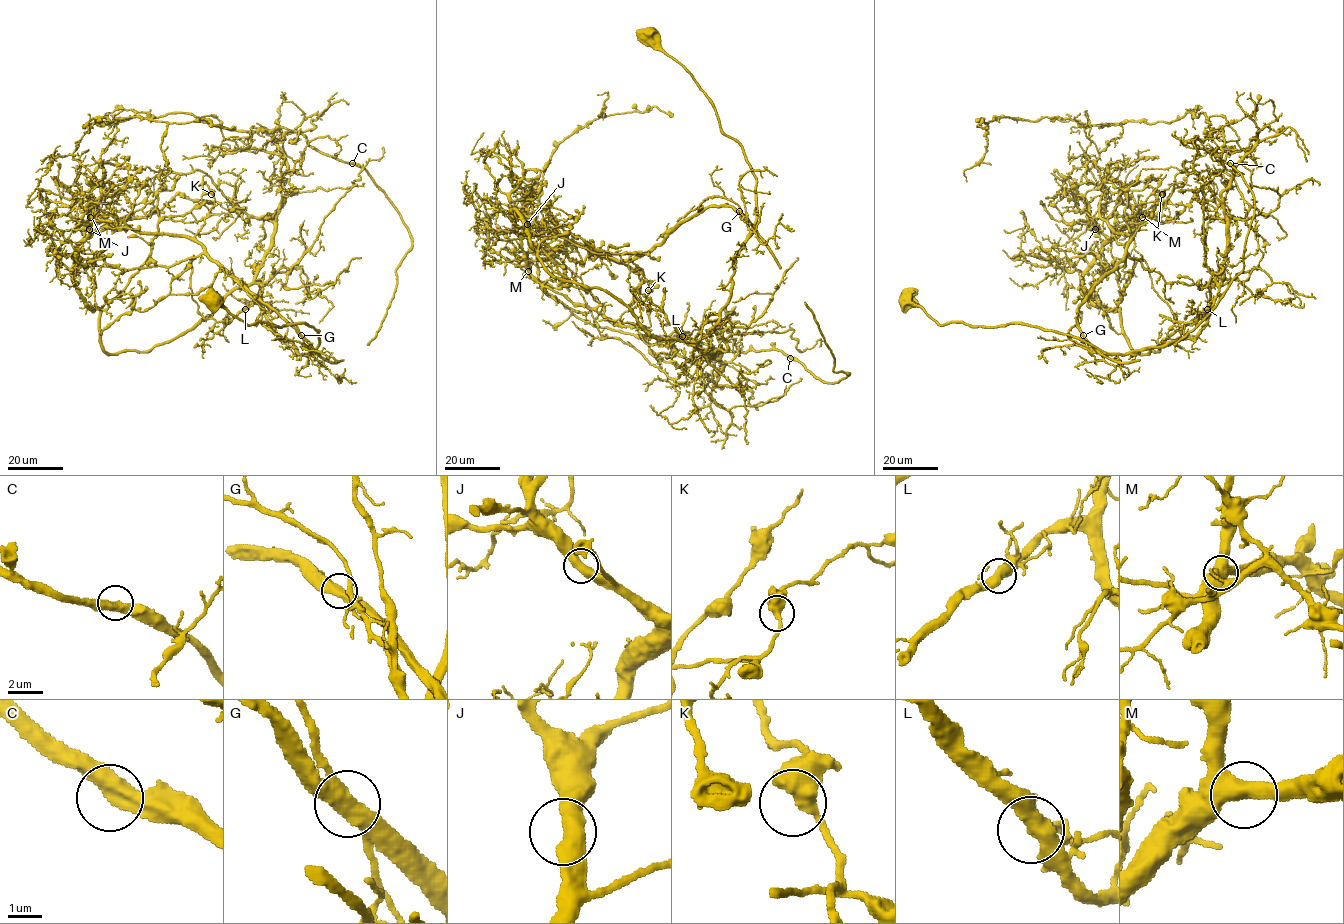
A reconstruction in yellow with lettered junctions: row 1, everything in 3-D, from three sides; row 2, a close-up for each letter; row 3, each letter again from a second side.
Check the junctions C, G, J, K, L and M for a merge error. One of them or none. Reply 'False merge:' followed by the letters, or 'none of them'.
False merge: G

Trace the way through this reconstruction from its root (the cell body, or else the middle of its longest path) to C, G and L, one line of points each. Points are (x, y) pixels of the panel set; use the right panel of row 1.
C: (904, 300), (1108, 353), (1192, 339), (1249, 149), (1209, 131), (1230, 163)
G: (904, 300), (902, 304), (918, 305), (939, 324), (1028, 324), (1070, 334), (1097, 348), (1083, 335)
L: (904, 300), (939, 324), (1028, 324), (1108, 353), (1192, 339), (1213, 302), (1207, 309)

